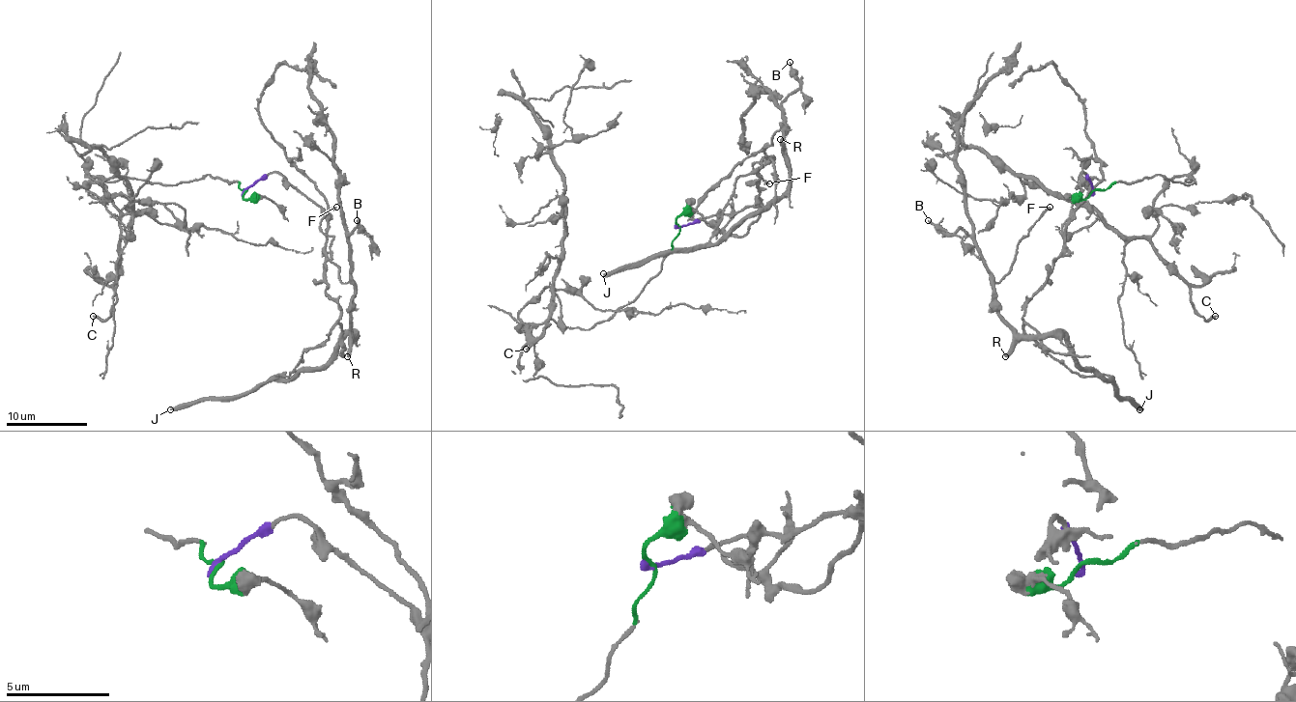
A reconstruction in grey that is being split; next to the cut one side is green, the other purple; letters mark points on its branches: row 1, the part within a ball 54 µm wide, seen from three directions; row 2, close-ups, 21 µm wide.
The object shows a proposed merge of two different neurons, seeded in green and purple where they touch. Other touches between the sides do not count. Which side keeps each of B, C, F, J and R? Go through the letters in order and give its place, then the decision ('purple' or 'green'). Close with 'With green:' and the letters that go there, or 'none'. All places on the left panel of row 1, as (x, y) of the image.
B: place (357, 220); purple
C: place (93, 316); green
F: place (336, 207); purple
J: place (170, 409); purple
R: place (347, 356); purple
With green: C

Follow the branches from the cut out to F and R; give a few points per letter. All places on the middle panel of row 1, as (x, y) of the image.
F: (677, 226), (760, 202), (760, 169), (773, 157), (771, 204), (782, 196), (788, 128), (753, 165), (769, 183)
R: (677, 226), (734, 214), (760, 202), (760, 169), (773, 157), (773, 204), (786, 187), (788, 155), (780, 139)

